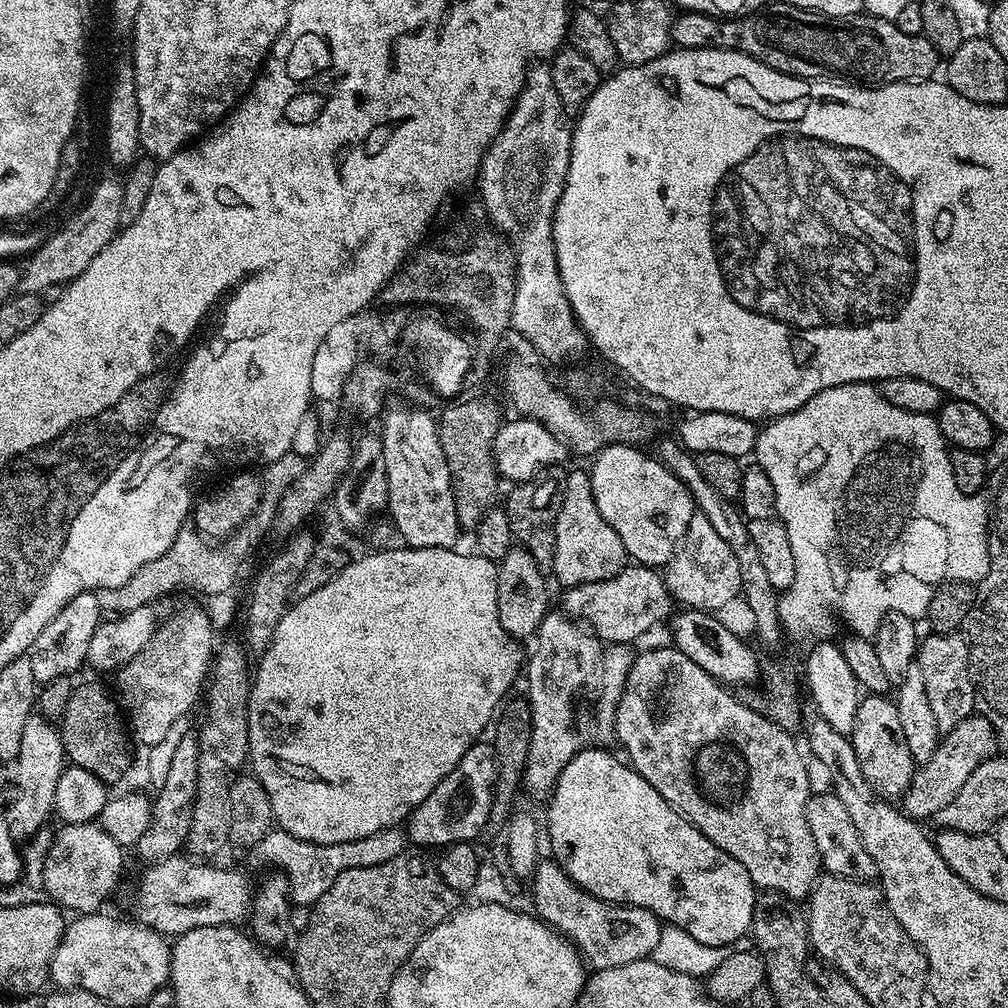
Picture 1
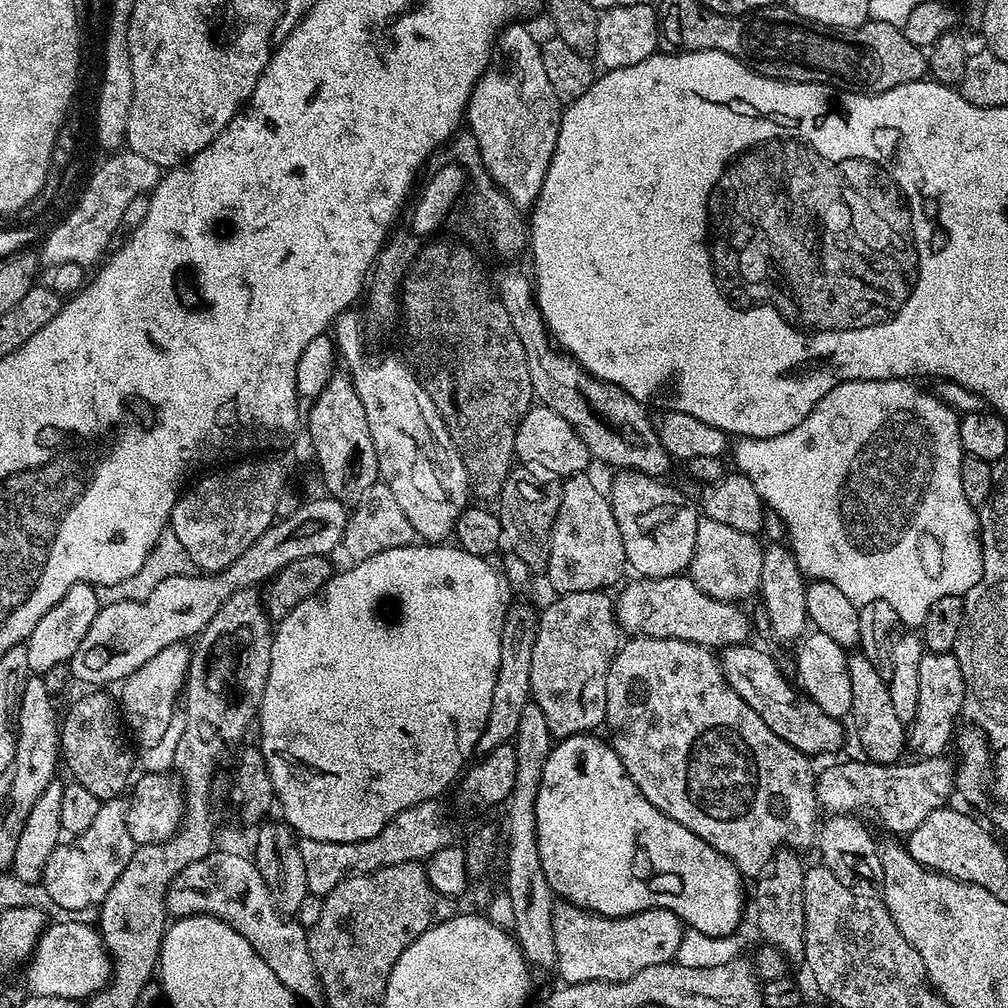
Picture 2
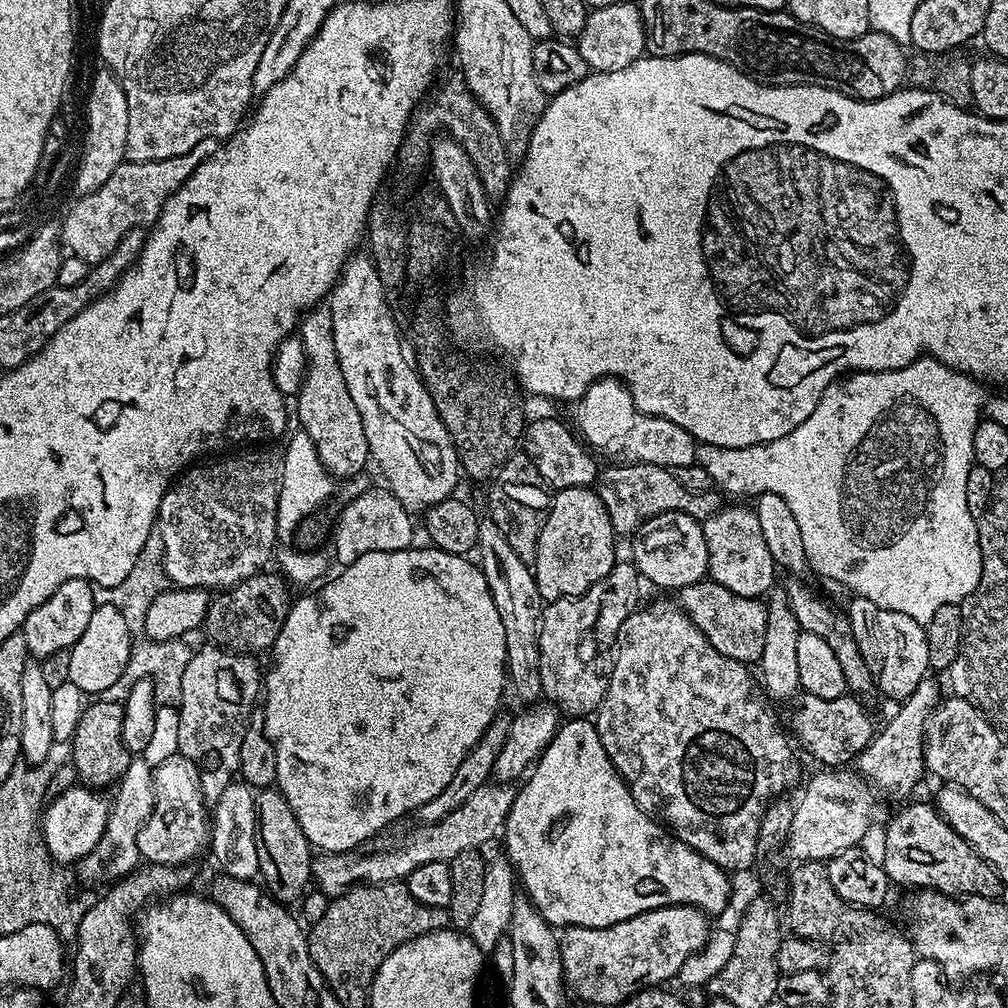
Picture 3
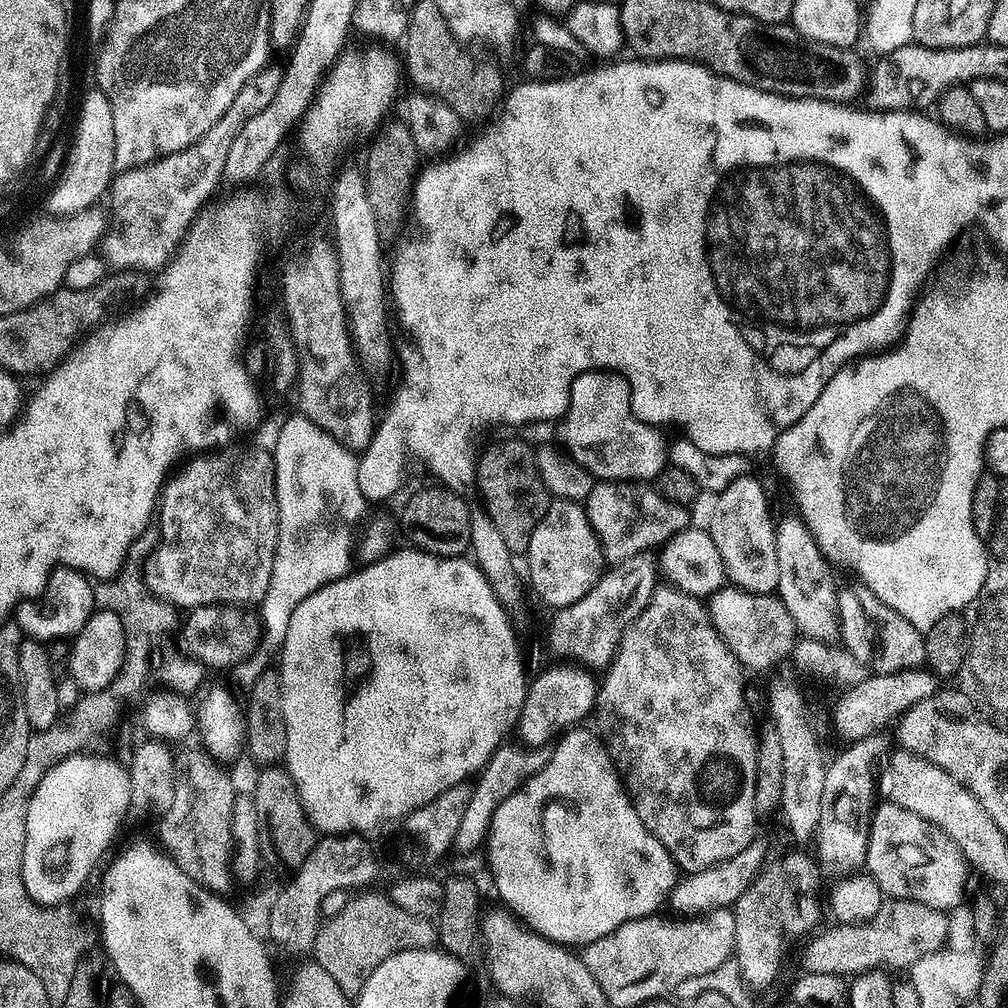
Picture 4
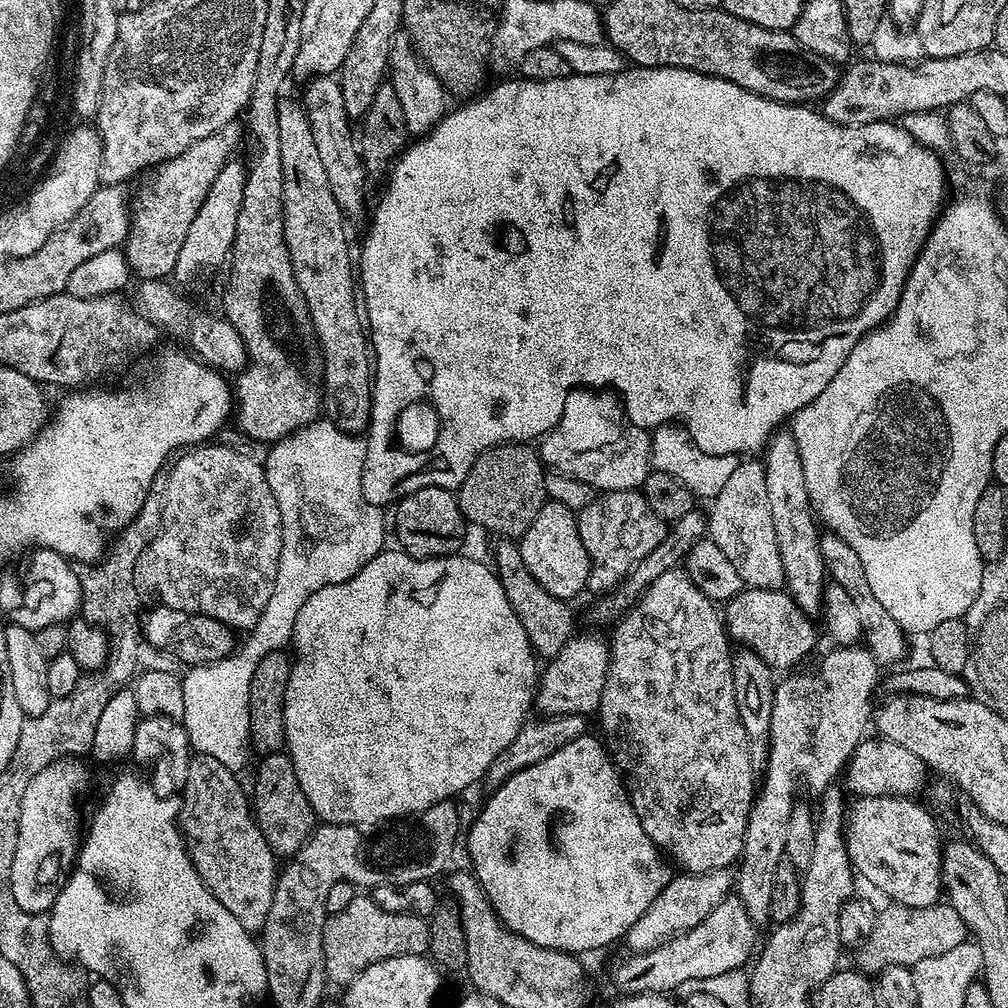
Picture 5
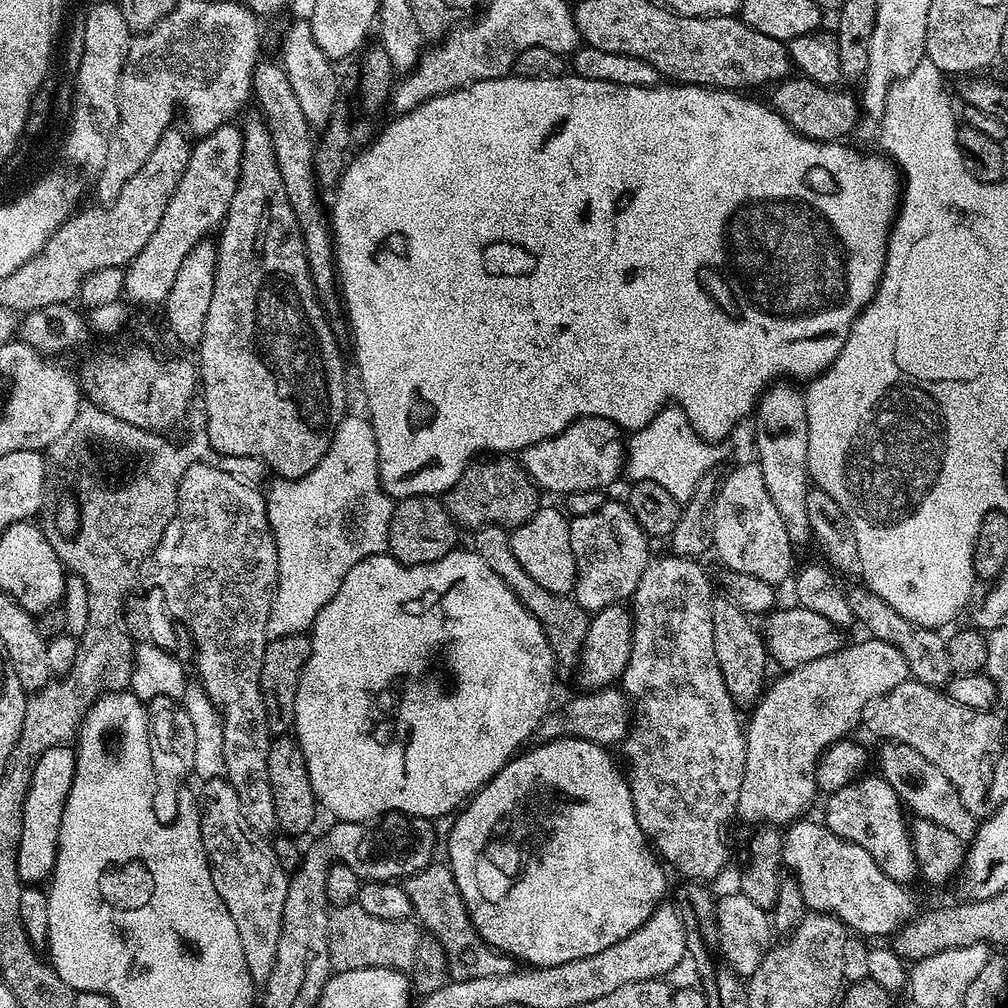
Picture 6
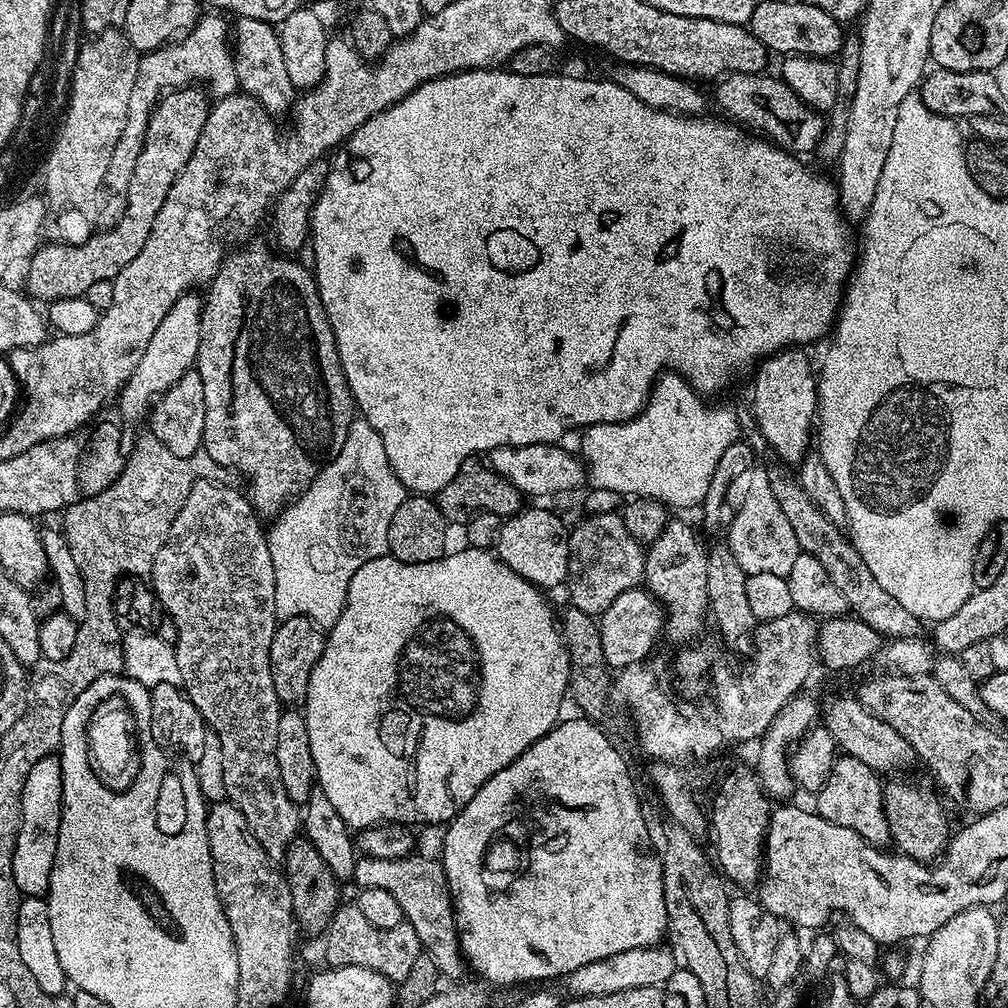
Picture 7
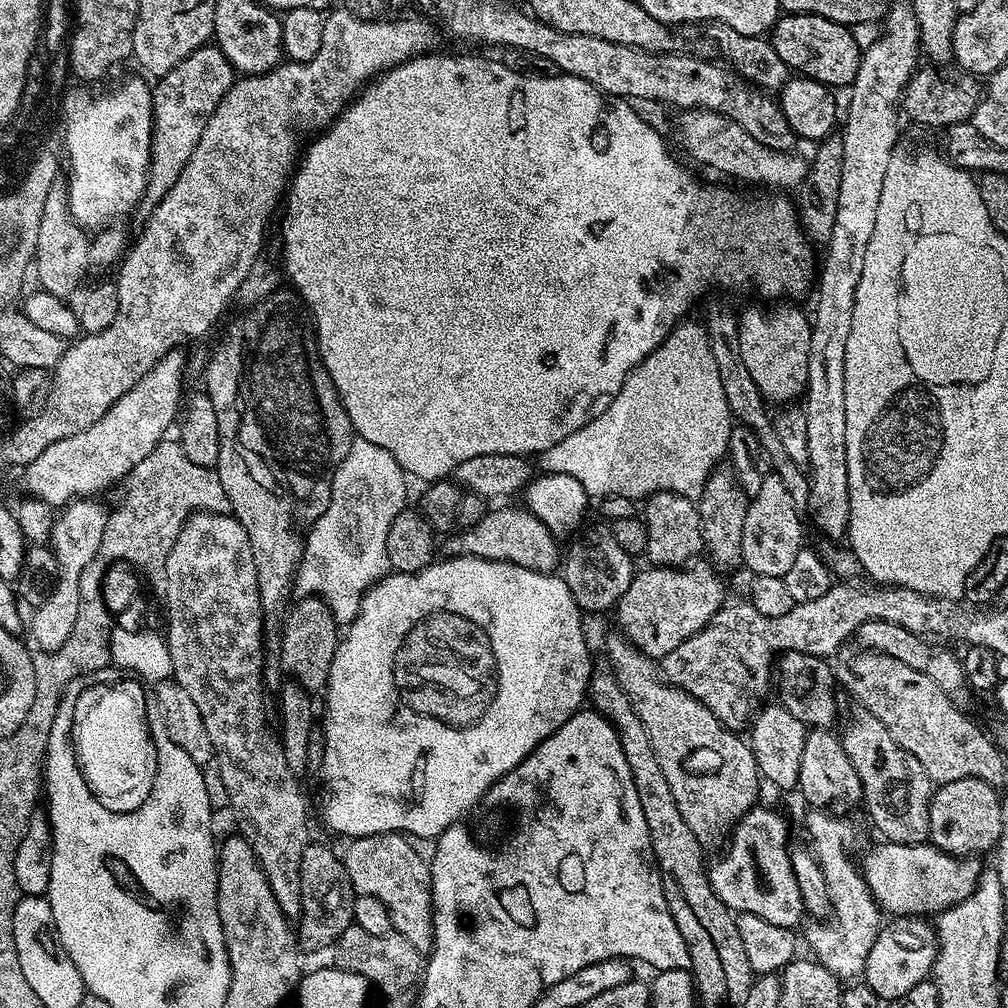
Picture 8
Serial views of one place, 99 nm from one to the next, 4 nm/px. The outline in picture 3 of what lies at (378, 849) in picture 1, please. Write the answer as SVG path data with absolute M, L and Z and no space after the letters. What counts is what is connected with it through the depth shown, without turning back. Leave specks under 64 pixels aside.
M489 782L478 786L462 806L446 818L433 824L420 824L389 852L364 852L368 850L320 854L312 861L312 878L315 887L329 898L341 896L357 884L395 884L407 881L410 870L418 870L426 862L451 861L462 850L483 849L501 832L496 829L496 816L508 817L518 788L512 782Z

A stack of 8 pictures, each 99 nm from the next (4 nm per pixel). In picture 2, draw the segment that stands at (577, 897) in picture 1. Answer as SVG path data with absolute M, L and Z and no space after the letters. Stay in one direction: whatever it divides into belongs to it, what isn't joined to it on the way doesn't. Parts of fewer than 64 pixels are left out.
M567 902L553 903L552 924L556 951L554 972L561 976L565 985L620 983L646 966L671 961L686 929L680 919L665 908L647 908L629 916L600 916Z

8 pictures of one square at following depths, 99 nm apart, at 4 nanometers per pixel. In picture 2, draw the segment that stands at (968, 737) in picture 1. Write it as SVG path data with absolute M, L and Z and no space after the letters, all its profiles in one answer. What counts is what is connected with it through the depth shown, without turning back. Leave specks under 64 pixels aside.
M947 755L916 758L913 764L873 764L867 758L859 759L832 764L817 775L816 802L825 813L869 812L888 831L907 836L954 796L954 764Z

